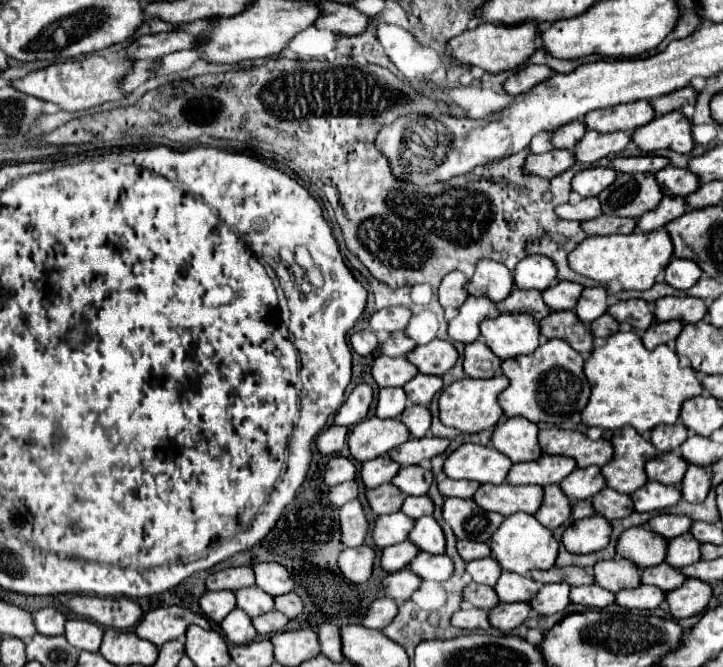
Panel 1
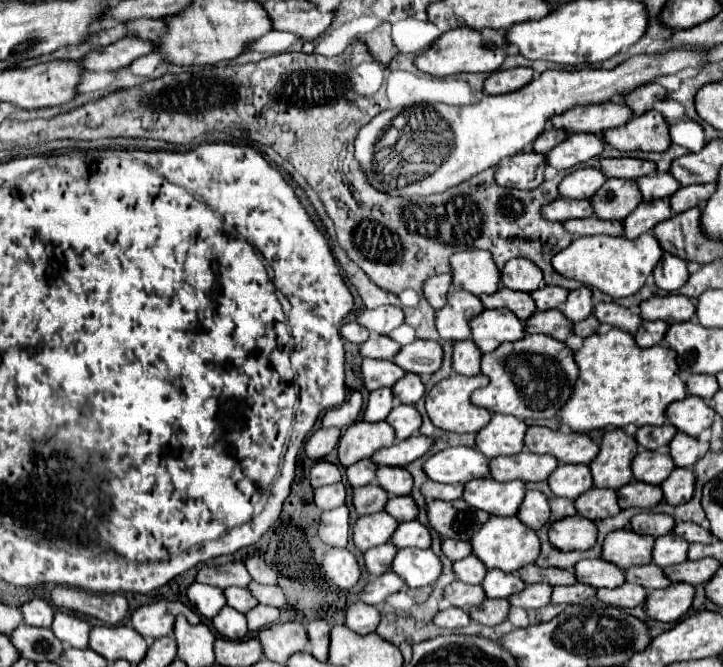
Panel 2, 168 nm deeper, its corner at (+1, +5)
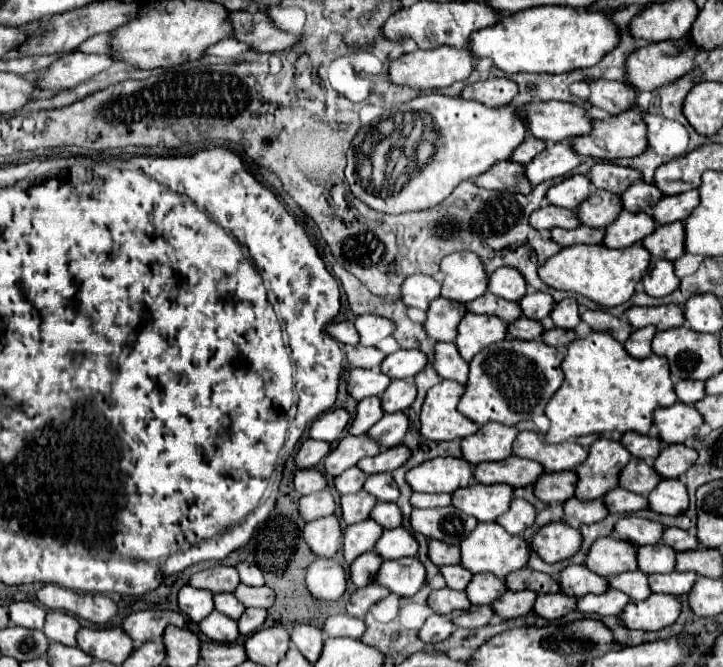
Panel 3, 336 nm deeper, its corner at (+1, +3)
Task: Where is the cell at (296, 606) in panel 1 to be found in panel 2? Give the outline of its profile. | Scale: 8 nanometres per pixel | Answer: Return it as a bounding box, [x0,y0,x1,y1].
[248,582,286,608]

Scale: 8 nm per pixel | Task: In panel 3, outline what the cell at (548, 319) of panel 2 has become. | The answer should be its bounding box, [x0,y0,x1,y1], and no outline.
[508,316,544,340]

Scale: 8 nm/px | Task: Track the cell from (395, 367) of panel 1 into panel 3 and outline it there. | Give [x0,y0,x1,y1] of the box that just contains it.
[348,368,392,400]

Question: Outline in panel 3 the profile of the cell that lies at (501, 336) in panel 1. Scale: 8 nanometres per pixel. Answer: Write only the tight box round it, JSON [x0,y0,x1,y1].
[456,314,508,360]

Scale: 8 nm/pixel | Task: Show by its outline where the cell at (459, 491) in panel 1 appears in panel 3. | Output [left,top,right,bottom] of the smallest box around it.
[410,492,452,508]

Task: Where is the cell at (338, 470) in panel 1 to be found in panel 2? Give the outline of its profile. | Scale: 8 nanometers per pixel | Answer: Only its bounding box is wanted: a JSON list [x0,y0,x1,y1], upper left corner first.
[310,462,342,488]

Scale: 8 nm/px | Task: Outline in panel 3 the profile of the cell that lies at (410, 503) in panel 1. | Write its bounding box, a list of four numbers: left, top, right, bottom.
[370,502,402,528]

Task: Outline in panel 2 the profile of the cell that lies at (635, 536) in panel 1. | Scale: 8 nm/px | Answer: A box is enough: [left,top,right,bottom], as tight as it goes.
[602,530,652,570]

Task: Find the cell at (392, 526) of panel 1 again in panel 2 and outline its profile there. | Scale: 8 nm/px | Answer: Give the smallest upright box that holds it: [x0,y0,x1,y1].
[352,512,398,552]

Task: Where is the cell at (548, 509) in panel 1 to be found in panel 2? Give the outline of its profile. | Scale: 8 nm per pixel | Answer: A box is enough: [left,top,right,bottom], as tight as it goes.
[516,490,550,530]

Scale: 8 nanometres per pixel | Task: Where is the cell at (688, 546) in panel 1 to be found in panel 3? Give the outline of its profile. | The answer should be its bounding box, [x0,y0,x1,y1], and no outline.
[638,542,676,574]

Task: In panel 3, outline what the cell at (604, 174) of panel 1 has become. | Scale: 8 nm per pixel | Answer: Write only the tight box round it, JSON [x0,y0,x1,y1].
[546,174,592,210]

